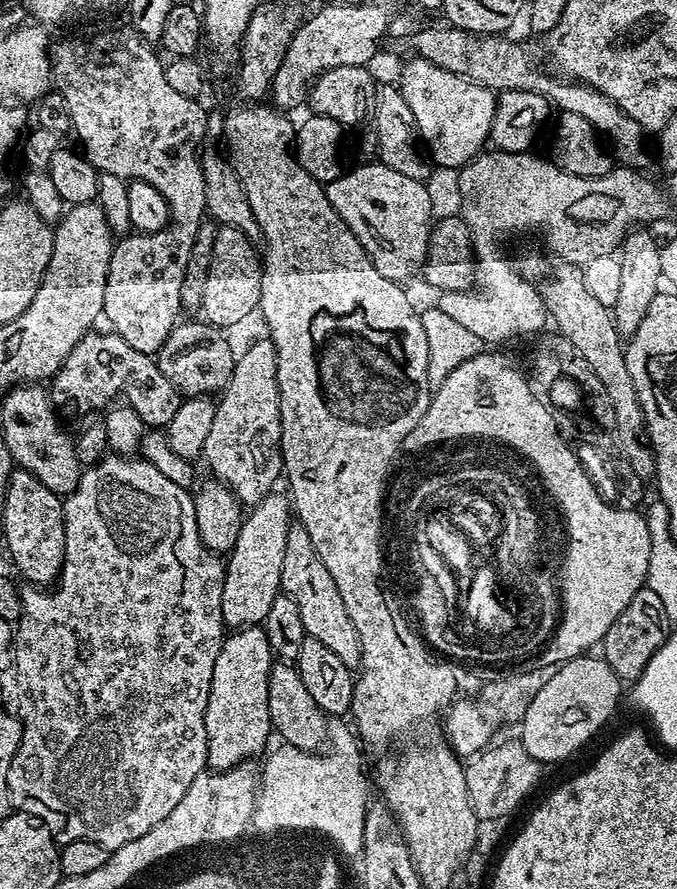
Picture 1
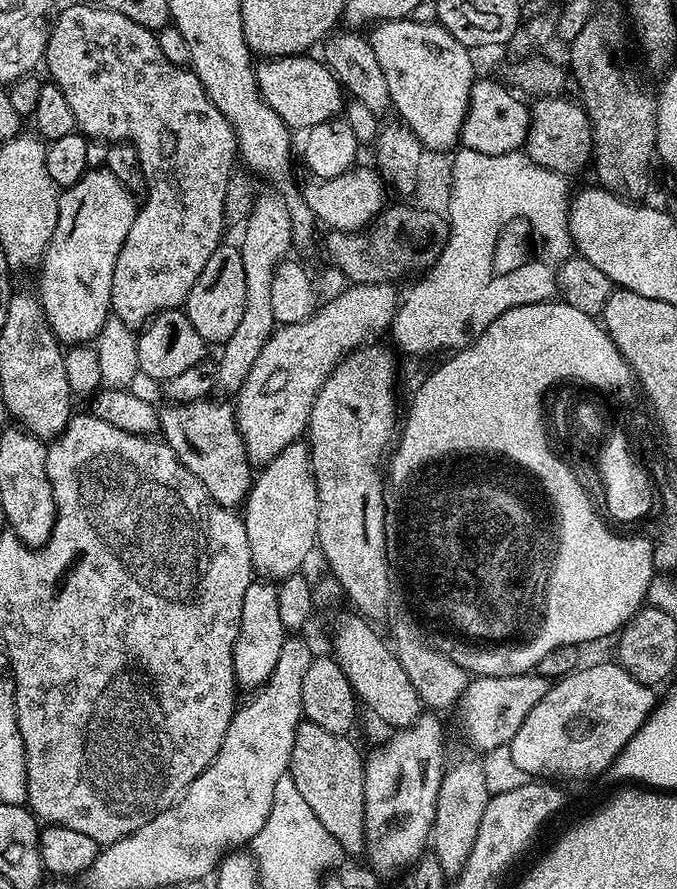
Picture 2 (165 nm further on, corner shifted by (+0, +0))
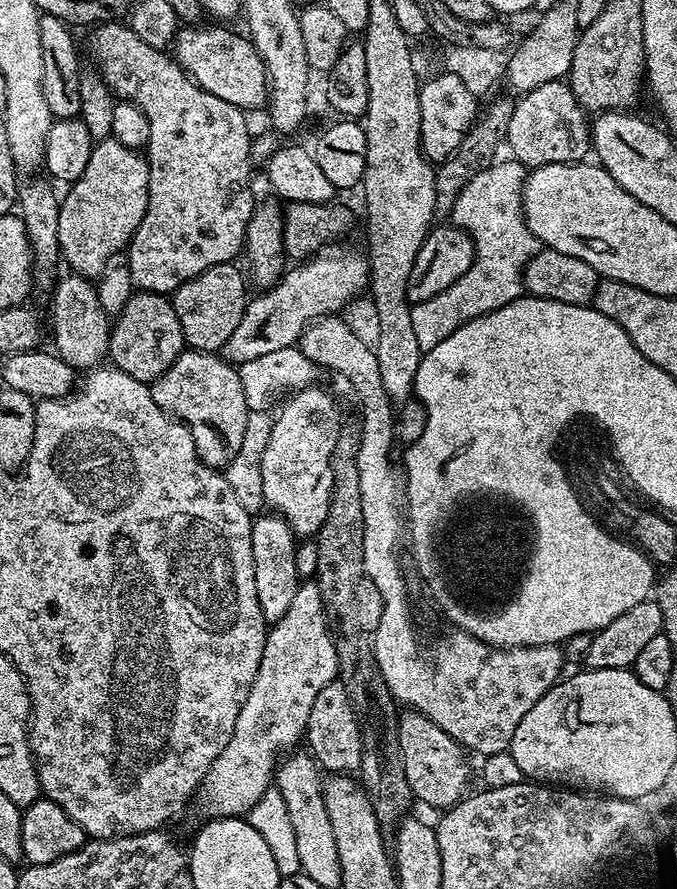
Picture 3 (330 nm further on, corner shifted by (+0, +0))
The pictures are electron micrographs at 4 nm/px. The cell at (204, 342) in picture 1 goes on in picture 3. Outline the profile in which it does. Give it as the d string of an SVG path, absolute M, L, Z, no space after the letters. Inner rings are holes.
M133 291L132 296L126 302L126 306L121 310L120 315L115 317L114 323L111 325L107 359L115 367L121 368L126 374L130 374L130 378L151 385L152 381L157 380L162 374L166 374L166 370L170 370L170 366L174 366L174 362L185 350L182 326L178 322L178 314L174 314L171 299L158 292Z

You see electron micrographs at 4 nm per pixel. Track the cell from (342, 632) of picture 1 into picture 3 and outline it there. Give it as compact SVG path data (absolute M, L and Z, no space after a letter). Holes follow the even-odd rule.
M405 711L400 716L400 761L406 770L406 782L410 786L413 797L432 808L447 810L453 808L460 800L469 795L468 760L460 741L450 738L446 730L442 730L430 718L421 712Z

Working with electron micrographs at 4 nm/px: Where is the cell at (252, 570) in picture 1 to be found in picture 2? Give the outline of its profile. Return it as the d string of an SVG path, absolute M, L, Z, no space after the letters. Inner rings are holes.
M307 443L286 446L286 450L255 473L252 489L242 505L242 519L257 577L279 582L305 567L308 555L317 547L318 530L318 490Z

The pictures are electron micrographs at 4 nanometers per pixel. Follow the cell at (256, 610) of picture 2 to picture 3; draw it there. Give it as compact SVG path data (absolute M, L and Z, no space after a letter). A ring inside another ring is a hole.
M260 514L252 522L252 553L254 554L254 586L258 589L258 602L269 625L276 624L290 610L294 594L298 594L302 578L298 574L296 546L298 537L292 527L278 515Z

